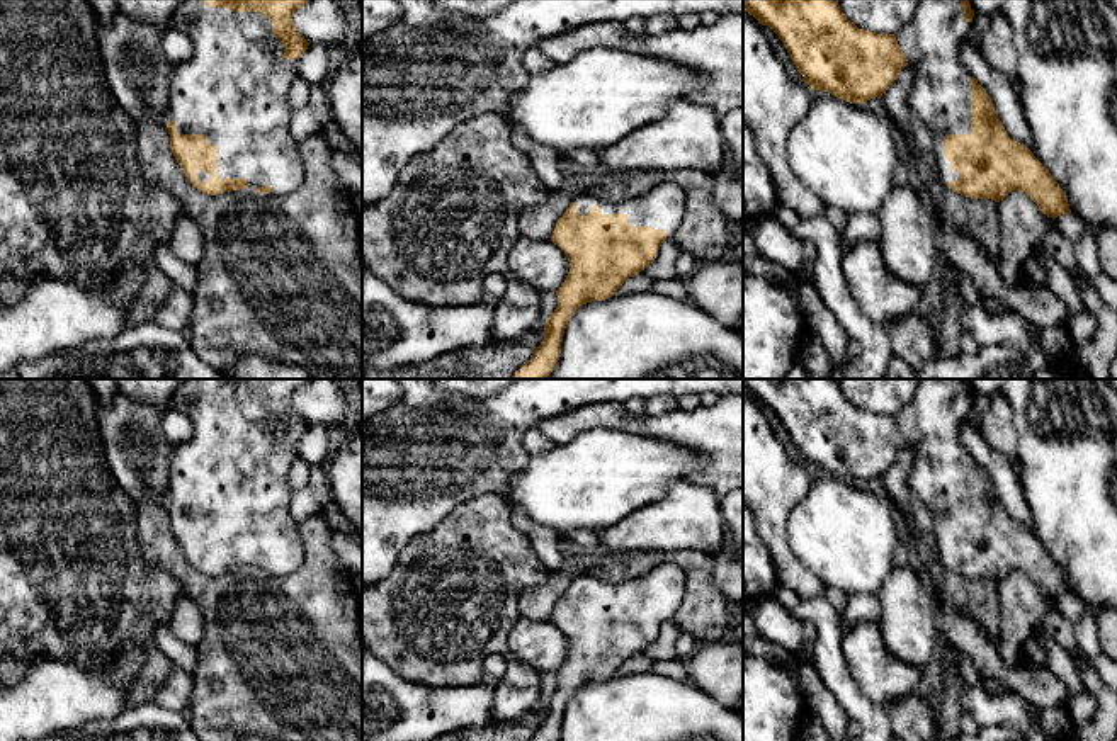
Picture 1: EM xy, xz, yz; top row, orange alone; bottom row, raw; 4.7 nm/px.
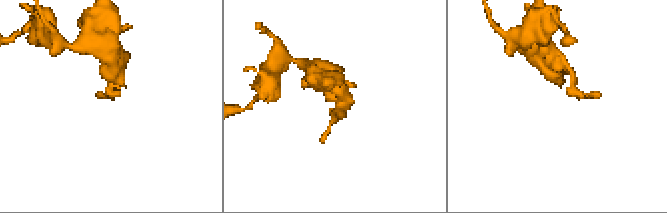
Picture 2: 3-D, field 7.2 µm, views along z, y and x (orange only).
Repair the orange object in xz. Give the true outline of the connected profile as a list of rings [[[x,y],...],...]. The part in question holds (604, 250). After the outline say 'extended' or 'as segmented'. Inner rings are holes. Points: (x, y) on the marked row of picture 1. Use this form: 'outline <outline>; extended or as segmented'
outline [[[672,182],[626,202],[607,202],[593,195],[576,197],[558,219],[551,236],[570,260],[568,277],[556,291],[558,308],[546,321],[544,340],[532,359],[510,379],[546,379],[559,360],[564,328],[575,311],[590,301],[612,297],[629,277],[653,263],[661,243],[673,238],[683,216],[685,194]]]; extended

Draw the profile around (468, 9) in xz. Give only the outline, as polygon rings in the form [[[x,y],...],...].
[[[435,0],[440,14],[462,17],[462,19],[481,19],[500,14],[513,0]]]

